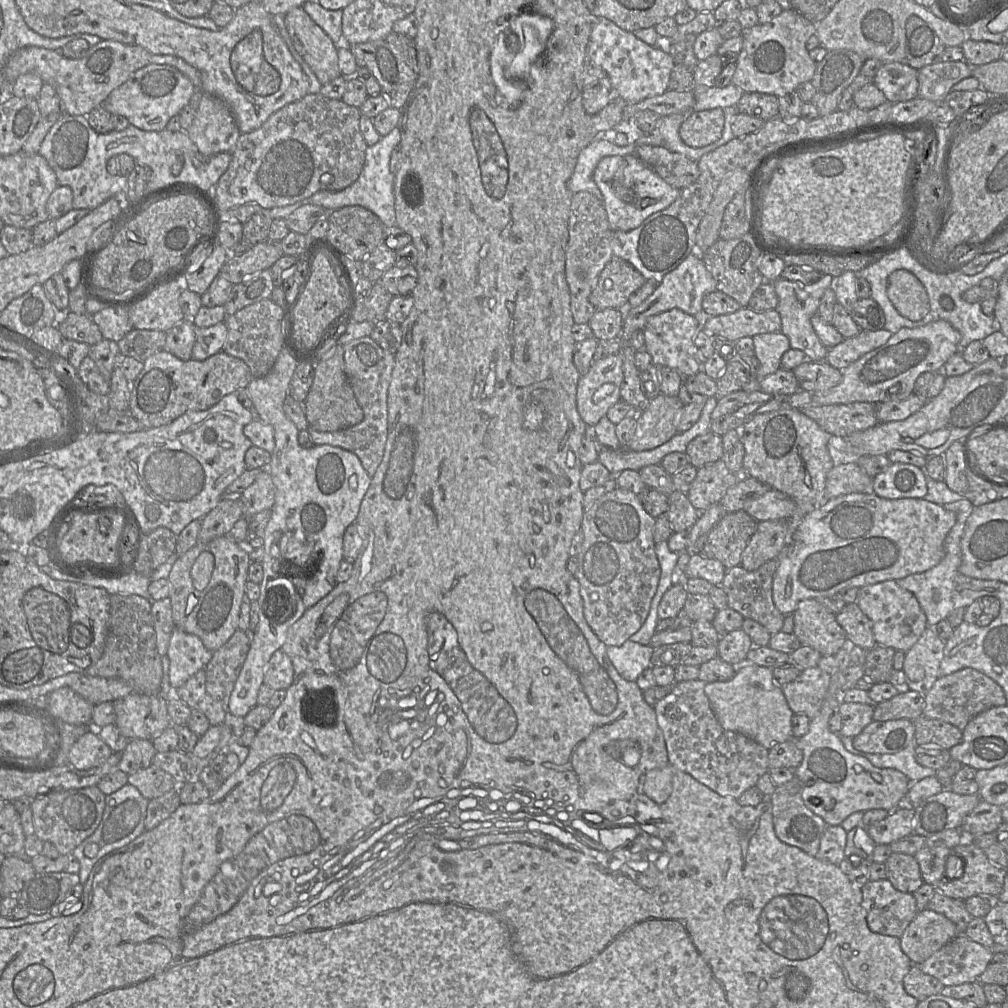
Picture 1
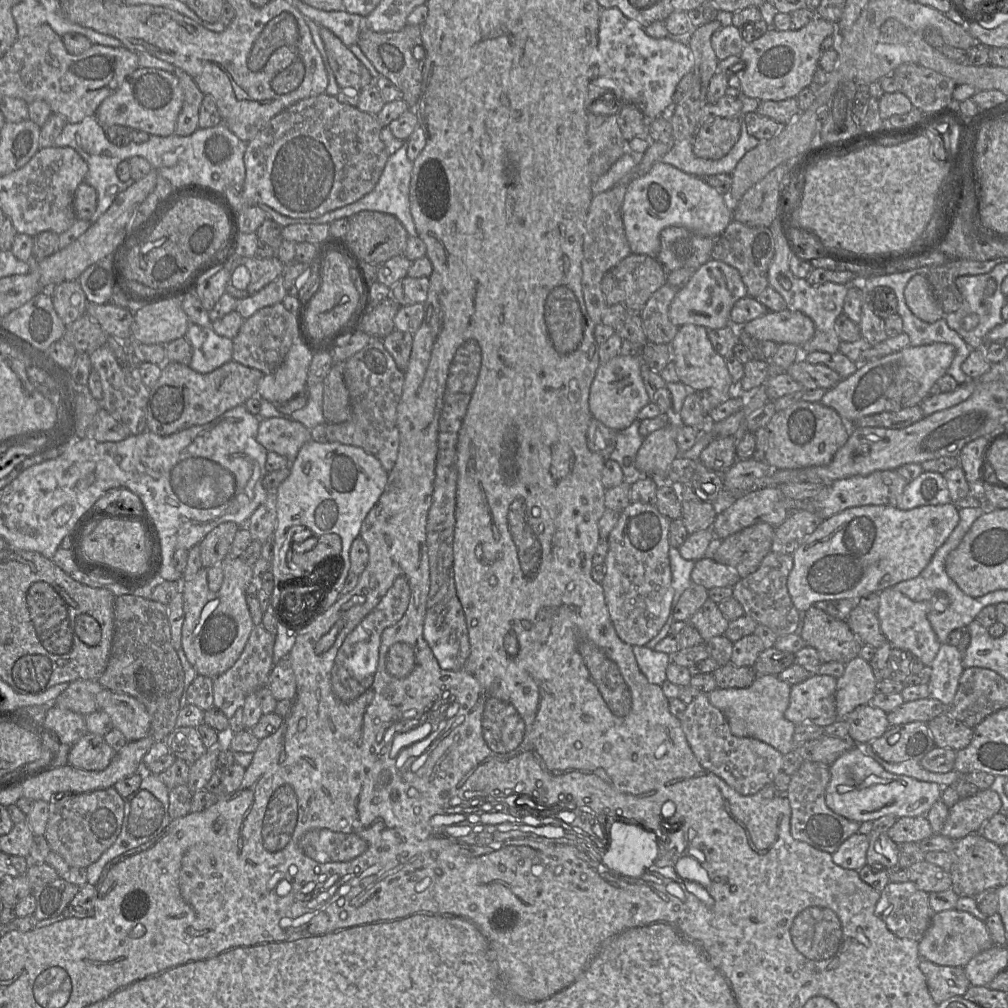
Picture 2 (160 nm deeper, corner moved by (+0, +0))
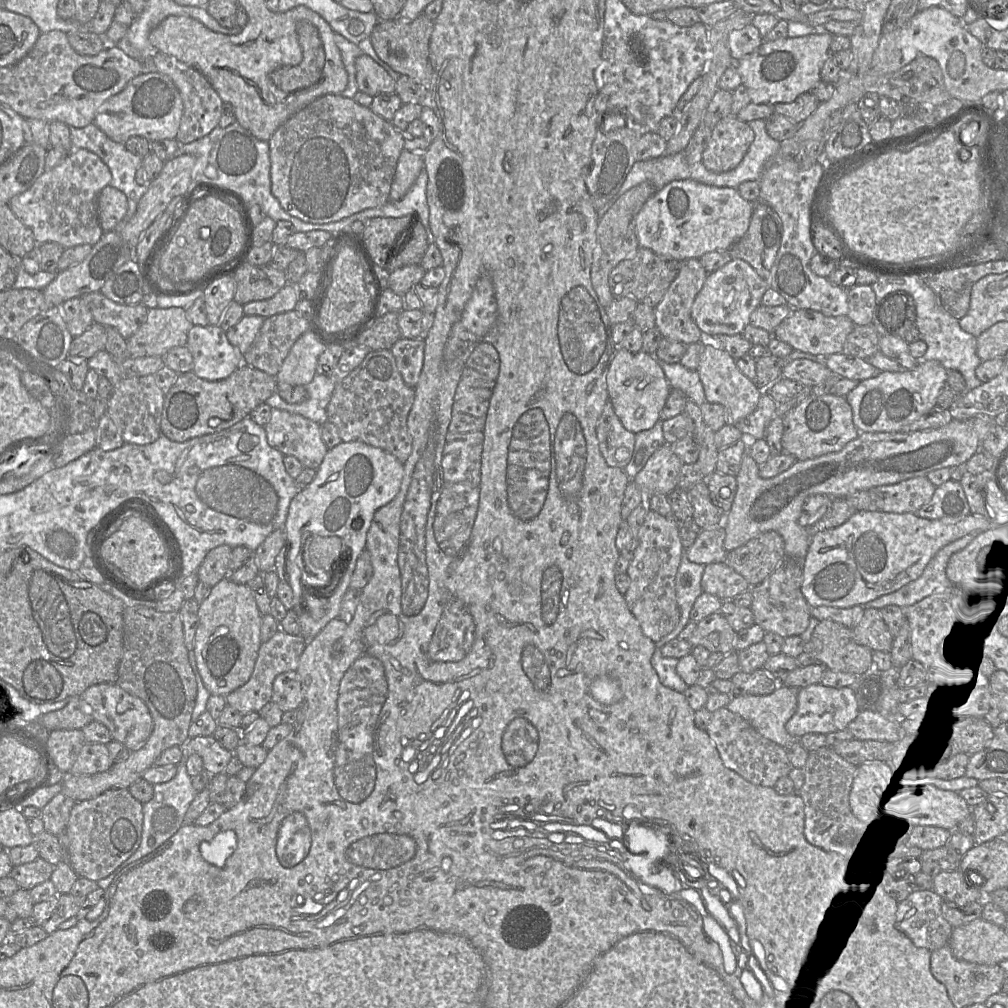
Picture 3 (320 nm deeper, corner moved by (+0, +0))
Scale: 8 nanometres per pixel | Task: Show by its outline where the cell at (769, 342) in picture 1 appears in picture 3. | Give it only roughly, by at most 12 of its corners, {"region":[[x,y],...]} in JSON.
{"region":[[1001,419],[860,432],[759,475],[747,440],[724,513],[729,552],[762,533],[802,563],[808,497],[842,498],[964,464]]}

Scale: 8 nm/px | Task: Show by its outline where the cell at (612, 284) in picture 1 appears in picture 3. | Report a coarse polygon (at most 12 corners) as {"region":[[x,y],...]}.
{"region":[[650,249],[609,274],[614,299],[655,307],[680,263]]}

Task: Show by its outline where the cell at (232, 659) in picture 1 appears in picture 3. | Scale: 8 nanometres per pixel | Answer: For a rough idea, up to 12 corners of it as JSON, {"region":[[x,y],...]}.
{"region":[[282,630],[262,642],[251,677],[225,697],[243,715],[272,700],[307,641]]}

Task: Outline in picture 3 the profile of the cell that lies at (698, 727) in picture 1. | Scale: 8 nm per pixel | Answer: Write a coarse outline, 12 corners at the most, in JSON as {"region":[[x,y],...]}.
{"region":[[727,708],[706,733],[724,766],[774,787],[794,768],[785,748]]}

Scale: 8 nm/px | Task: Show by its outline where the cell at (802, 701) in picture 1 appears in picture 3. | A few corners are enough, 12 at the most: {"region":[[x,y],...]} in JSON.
{"region":[[851,687],[799,689],[785,728],[793,739],[848,729],[860,713]]}

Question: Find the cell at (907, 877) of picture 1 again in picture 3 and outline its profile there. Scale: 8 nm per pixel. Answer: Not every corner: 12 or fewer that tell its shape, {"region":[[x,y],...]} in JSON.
{"region":[[966,870],[941,871],[932,890],[959,905],[984,903],[991,893],[969,886]]}

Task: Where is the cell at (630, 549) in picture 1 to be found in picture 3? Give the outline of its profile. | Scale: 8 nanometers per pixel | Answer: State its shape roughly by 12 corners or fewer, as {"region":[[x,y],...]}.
{"region":[[648,510],[624,598],[657,642],[680,618],[679,522]]}

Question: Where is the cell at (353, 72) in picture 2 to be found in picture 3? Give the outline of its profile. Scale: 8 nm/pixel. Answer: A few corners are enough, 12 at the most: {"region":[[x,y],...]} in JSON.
{"region":[[368,55],[356,58],[359,91],[395,93],[396,81]]}

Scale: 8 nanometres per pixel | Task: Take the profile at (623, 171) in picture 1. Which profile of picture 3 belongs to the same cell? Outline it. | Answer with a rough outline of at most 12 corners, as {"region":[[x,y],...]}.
{"region":[[673,181],[637,215],[640,247],[676,261],[727,250],[754,205]]}

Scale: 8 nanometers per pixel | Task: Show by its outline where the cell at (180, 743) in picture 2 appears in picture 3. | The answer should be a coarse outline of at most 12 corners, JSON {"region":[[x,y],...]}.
{"region":[[212,736],[190,738],[186,754],[202,758],[211,776],[224,773],[234,756]]}

